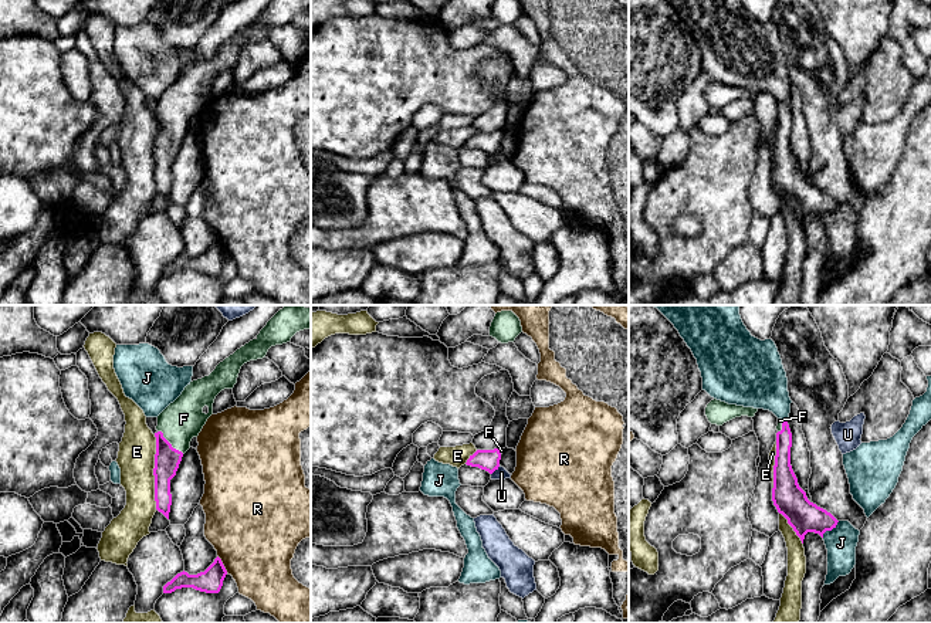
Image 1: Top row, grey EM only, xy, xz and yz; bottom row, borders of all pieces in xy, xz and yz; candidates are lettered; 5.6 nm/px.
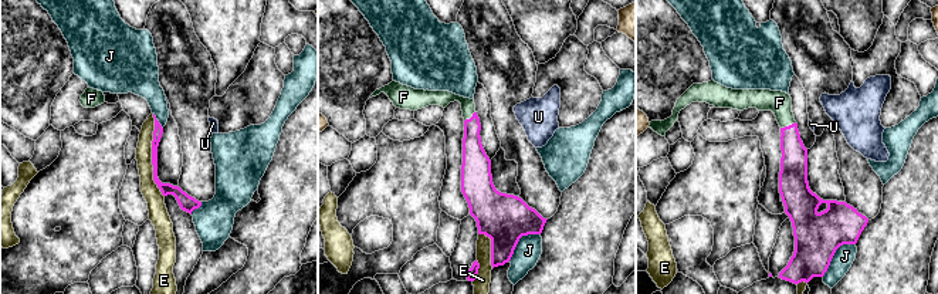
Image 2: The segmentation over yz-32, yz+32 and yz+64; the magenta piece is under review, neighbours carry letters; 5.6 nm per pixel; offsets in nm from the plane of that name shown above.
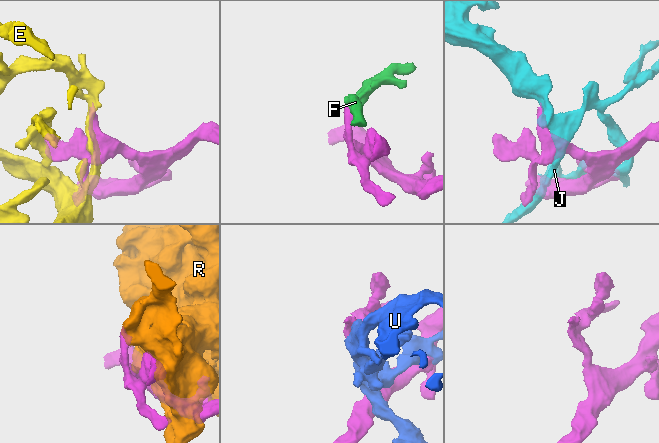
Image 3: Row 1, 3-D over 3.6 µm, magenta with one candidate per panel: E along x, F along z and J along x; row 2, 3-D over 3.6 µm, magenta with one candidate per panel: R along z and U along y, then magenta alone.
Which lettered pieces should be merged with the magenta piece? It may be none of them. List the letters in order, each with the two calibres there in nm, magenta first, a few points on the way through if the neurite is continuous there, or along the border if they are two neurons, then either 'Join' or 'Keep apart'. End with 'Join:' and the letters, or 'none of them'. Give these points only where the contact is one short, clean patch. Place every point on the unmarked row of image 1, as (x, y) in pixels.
E: Thickness 140 nm (magenta) against 200 nm. Keep apart
F: Thickness 140 nm (magenta) against 240 nm. Path across: xy (166, 142), (169, 125), (183, 101). Join
J: Thickness 180 nm (magenta) against 180 nm. Keep apart
R: Thickness 140 nm (magenta) against 480 nm. Keep apart
U: Thickness 120 nm (magenta) against 70 nm. Keep apart
Join: F

